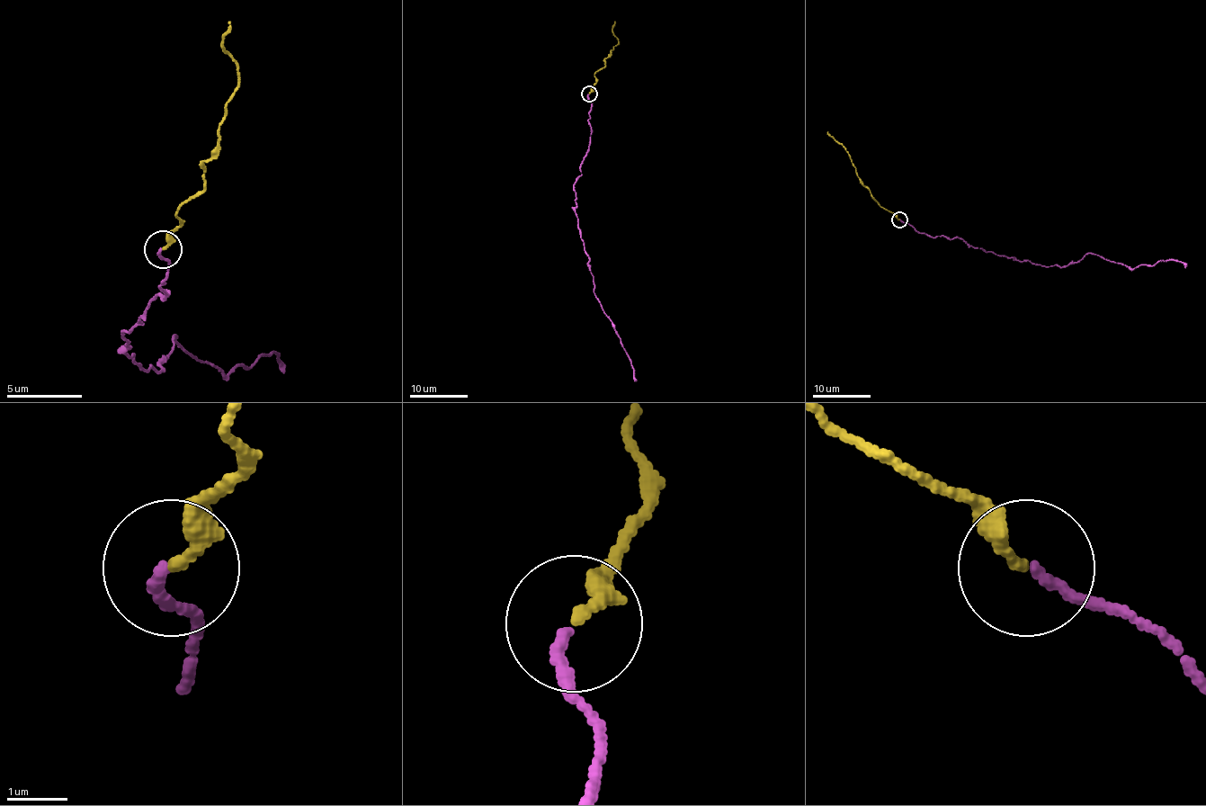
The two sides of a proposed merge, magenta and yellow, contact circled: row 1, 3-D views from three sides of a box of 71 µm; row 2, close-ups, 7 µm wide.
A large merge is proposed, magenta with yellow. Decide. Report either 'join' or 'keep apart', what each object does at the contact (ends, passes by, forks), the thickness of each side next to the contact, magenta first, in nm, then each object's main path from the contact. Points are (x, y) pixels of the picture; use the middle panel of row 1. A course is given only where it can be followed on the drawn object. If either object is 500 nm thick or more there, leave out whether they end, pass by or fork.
join; magenta ends there; yellow ends there; 170 nm thick on the magenta side, 240 nm on the other; magenta runs (589, 94), (588, 153), (573, 186), (575, 214), (589, 259), (594, 292), (636, 380); yellow runs (589, 93), (595, 83), (595, 73), (605, 65), (605, 59), (619, 43), (612, 31), (615, 22)

